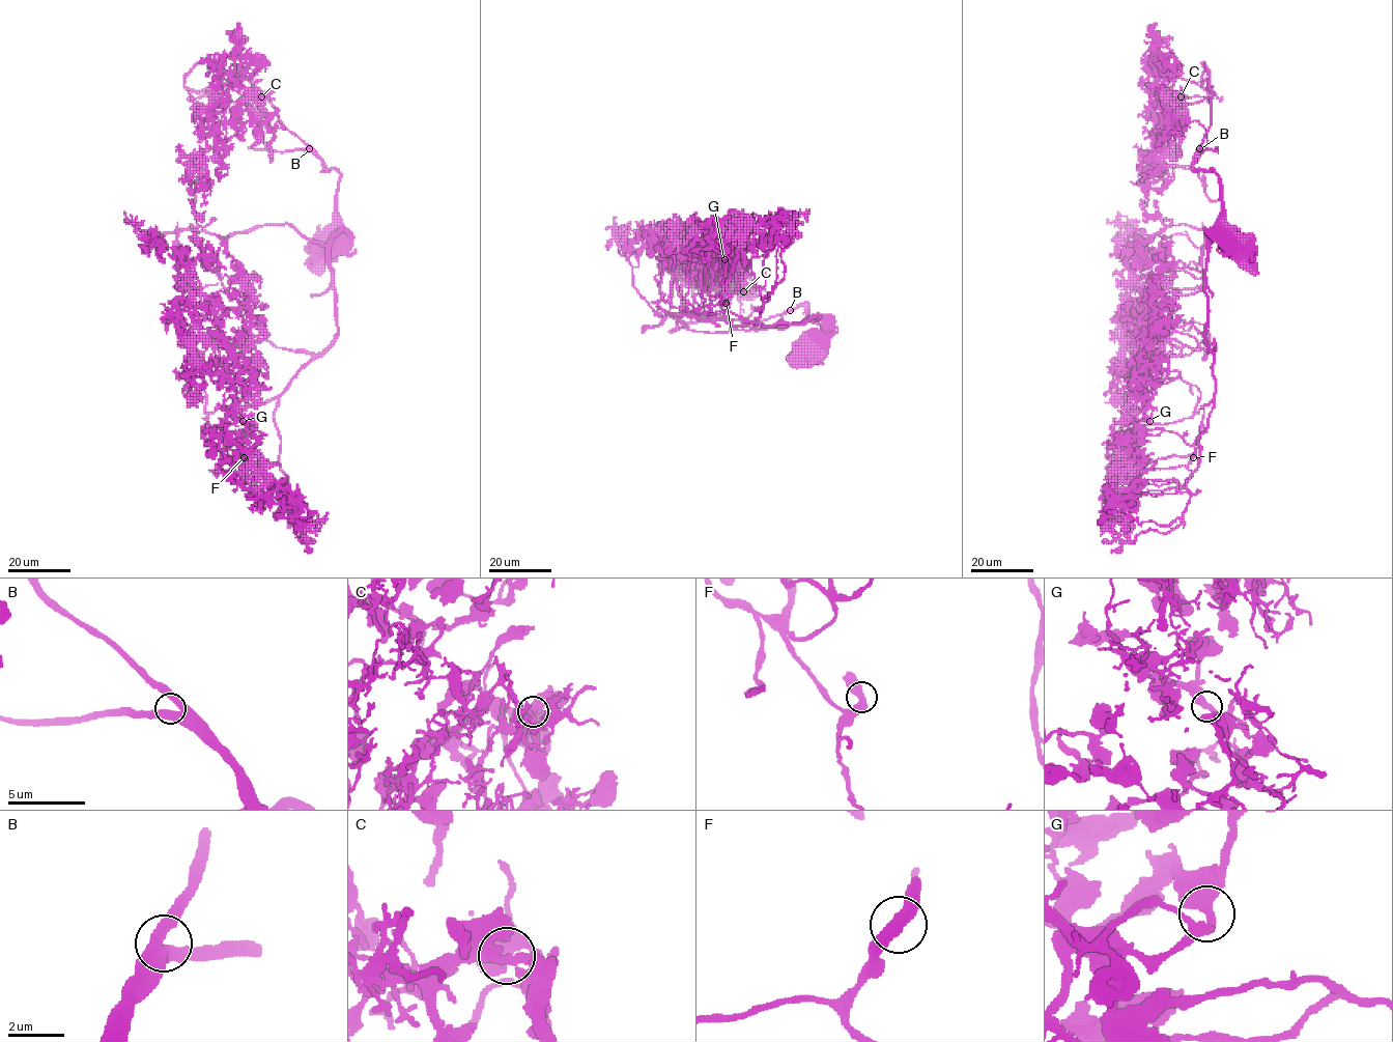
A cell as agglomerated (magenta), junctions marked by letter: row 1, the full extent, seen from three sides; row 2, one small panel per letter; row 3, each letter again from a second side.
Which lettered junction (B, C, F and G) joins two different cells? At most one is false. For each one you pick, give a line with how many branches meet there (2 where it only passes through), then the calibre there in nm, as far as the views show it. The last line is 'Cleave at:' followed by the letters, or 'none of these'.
Cleave at: none of these

